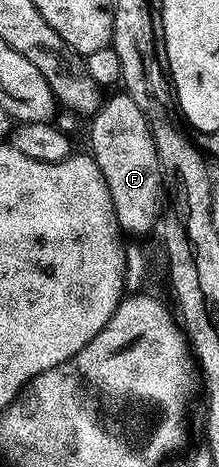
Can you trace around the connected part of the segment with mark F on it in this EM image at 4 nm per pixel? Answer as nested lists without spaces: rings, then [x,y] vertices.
[[[126,92],[109,95],[102,101],[91,121],[91,149],[96,164],[111,192],[117,222],[124,233],[143,234],[157,222],[159,196],[163,181],[155,154],[149,122]]]

